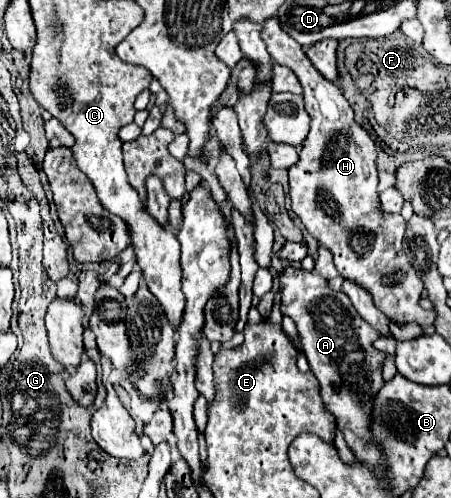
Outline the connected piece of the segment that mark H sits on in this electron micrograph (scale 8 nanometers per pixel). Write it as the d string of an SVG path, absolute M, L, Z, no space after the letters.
M271 17L263 23L261 33L269 55L275 59L275 63L289 67L297 79L303 85L303 97L305 97L305 109L311 115L311 131L307 139L303 141L303 149L299 151L299 161L289 167L289 197L291 197L291 209L297 213L305 229L319 241L319 245L327 247L333 253L335 267L339 275L343 275L349 281L357 281L359 285L365 285L369 289L373 303L379 311L385 313L395 323L419 323L423 329L423 335L435 333L435 311L425 311L419 305L423 281L417 277L415 269L409 265L405 253L403 253L403 237L405 237L405 219L397 213L381 213L381 201L377 193L377 149L369 133L355 123L353 109L341 89L325 81L321 73L313 67L313 63L303 53L303 47L297 45L279 25L277 17Z

